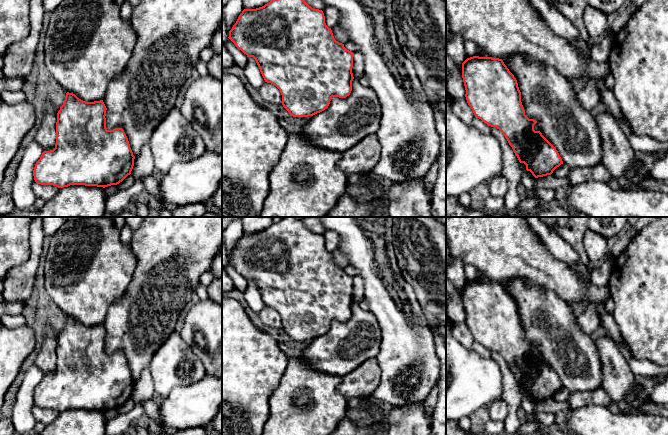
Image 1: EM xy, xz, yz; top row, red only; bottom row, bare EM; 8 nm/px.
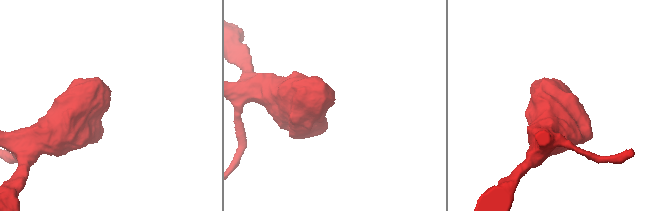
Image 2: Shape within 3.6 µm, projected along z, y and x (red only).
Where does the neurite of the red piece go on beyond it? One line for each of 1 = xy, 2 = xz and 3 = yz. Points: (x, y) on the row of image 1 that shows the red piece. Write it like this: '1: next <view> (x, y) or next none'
1: next none
2: next none
3: next none

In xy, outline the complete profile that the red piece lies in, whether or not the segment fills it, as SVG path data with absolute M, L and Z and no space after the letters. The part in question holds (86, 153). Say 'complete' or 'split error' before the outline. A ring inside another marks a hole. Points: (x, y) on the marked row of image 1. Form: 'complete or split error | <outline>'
complete | M66 93L57 113L55 148L44 151L33 170L37 184L58 188L70 185L105 188L119 184L131 174L135 156L128 138L122 128L106 128L106 110L103 100L86 102L73 93Z

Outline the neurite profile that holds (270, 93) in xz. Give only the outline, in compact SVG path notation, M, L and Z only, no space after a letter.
M265 82L258 90L264 101L270 104L282 104L282 95L275 85Z

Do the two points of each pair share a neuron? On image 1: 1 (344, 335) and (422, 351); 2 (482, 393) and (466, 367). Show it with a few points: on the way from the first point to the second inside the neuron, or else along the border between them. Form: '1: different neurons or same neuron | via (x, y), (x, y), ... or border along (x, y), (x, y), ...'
1: different neurons | border along (377, 319), (380, 325), (381, 343), (375, 357)
2: same neuron | via (476, 387), (466, 377), (466, 373)

